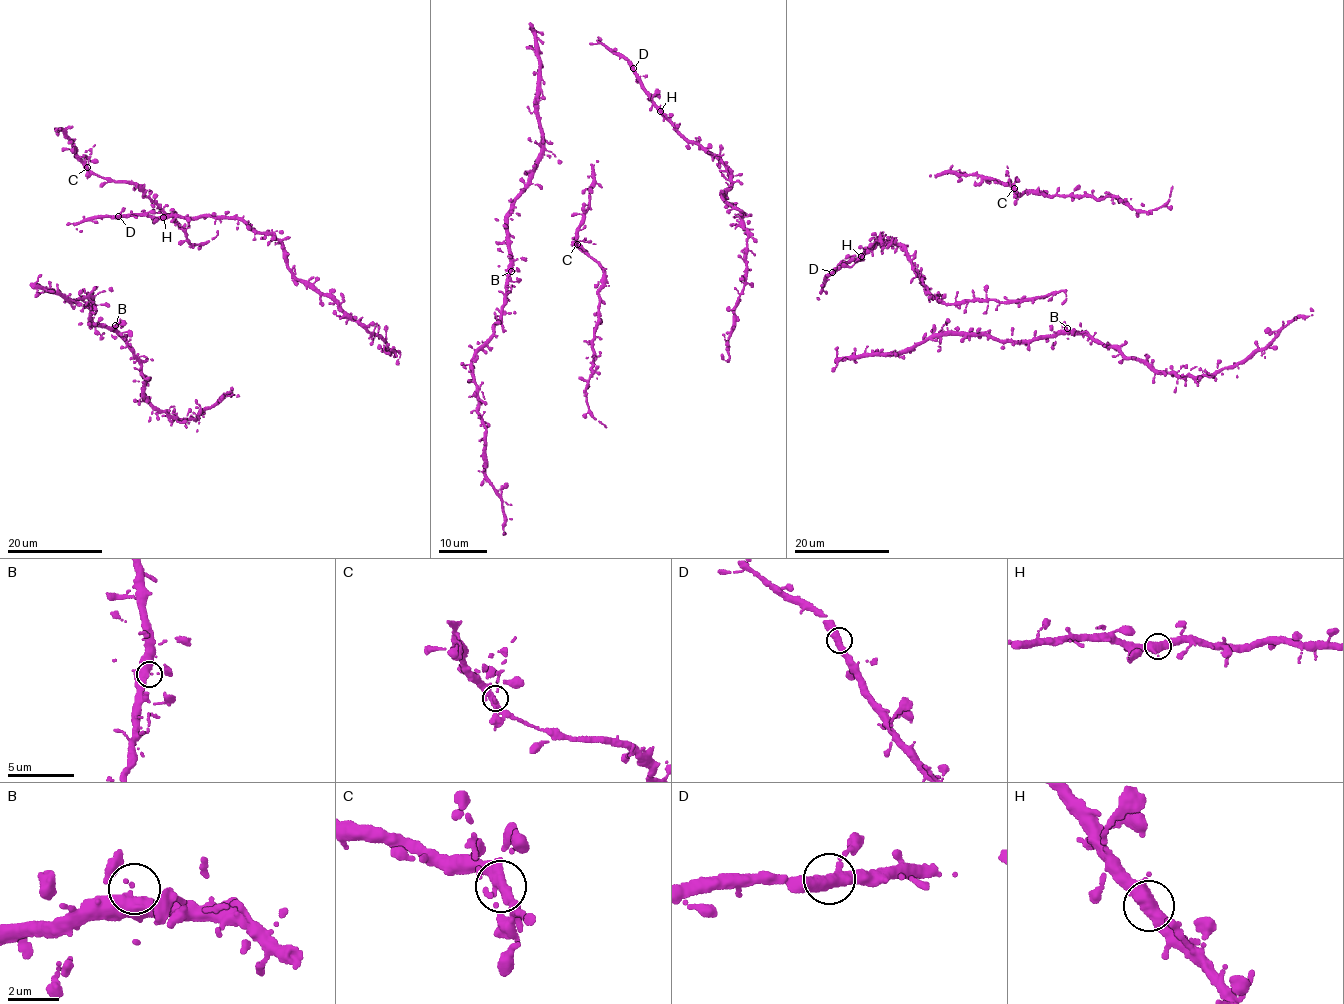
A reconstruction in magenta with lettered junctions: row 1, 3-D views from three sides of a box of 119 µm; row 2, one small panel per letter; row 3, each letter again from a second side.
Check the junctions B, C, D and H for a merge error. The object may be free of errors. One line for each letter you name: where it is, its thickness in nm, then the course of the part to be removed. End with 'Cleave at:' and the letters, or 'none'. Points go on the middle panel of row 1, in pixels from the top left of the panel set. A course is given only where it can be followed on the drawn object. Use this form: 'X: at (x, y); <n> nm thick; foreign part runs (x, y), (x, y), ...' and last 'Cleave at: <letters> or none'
Cleave at: none

